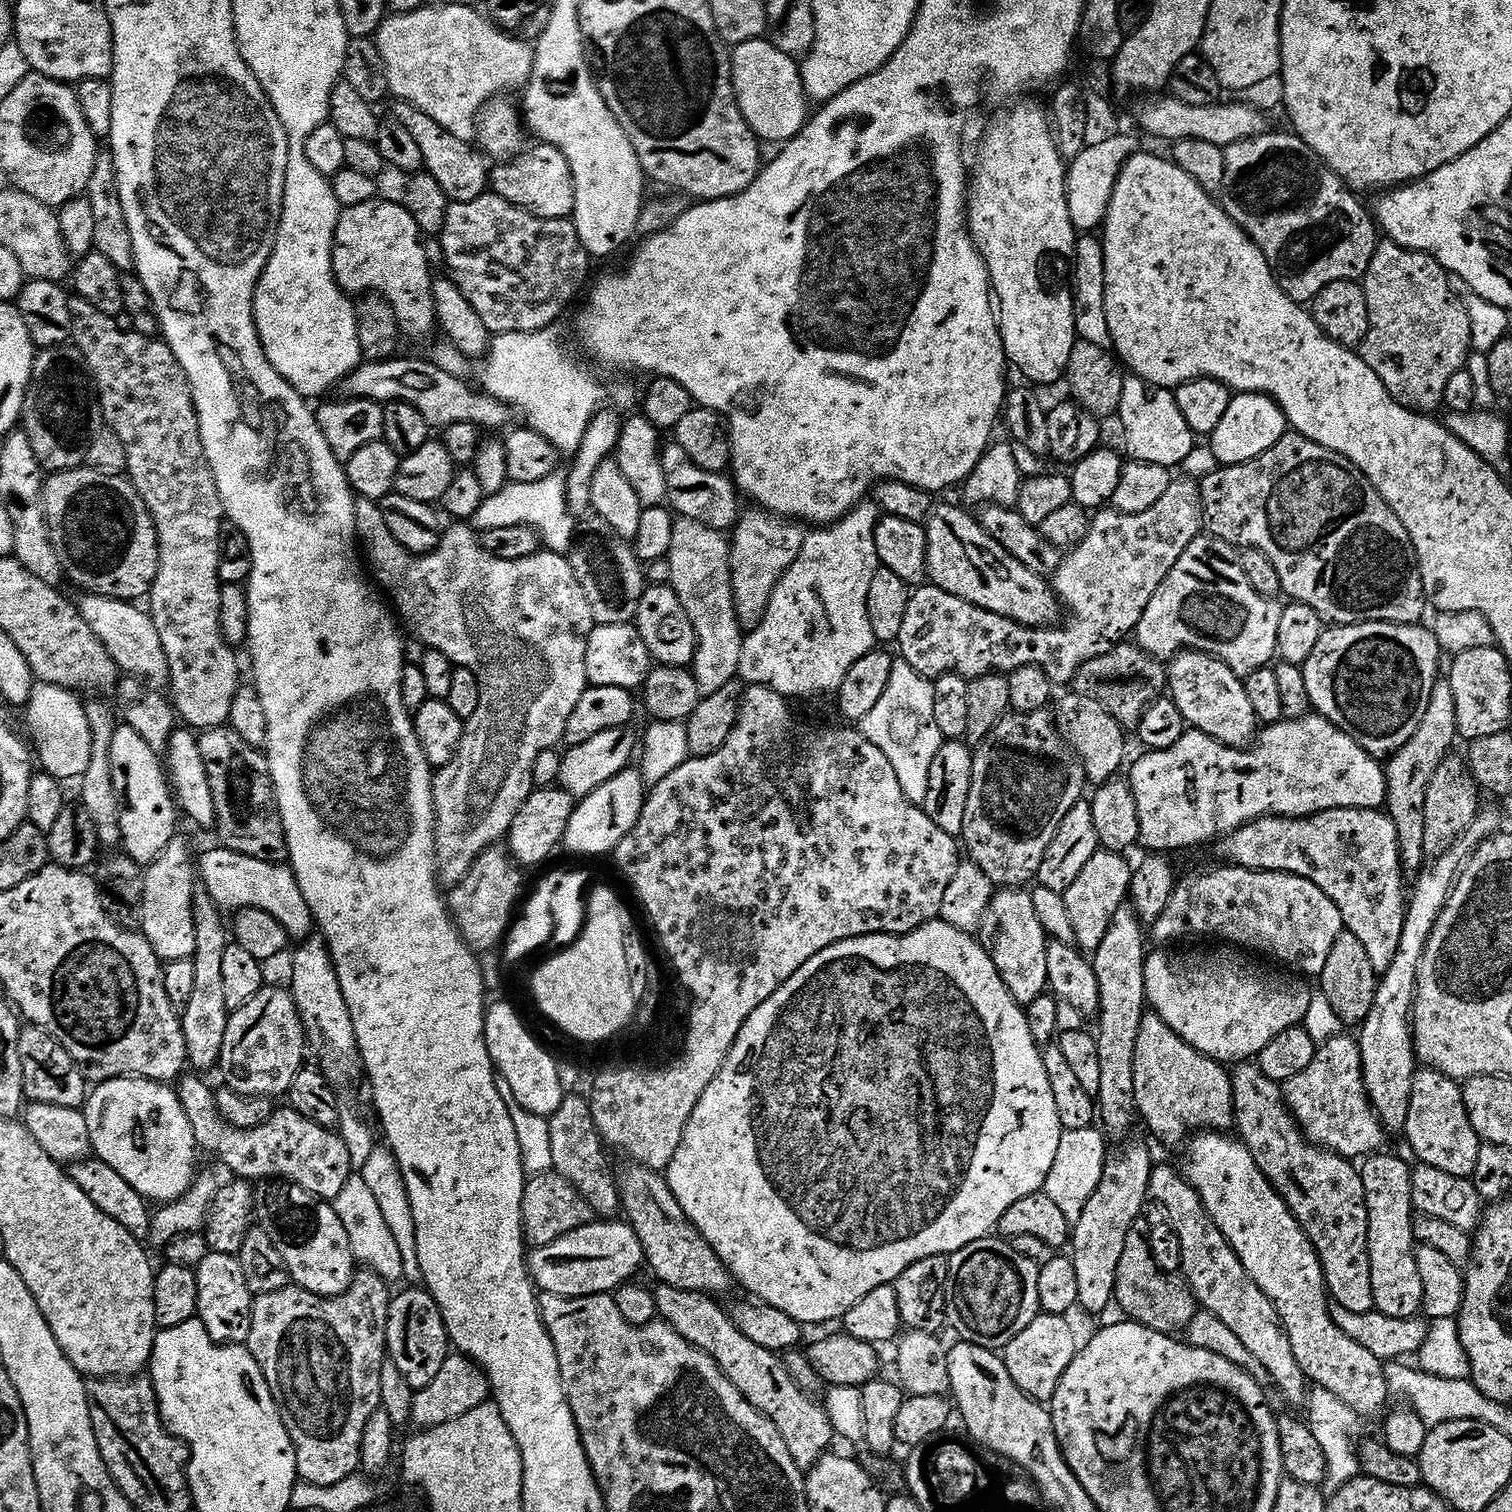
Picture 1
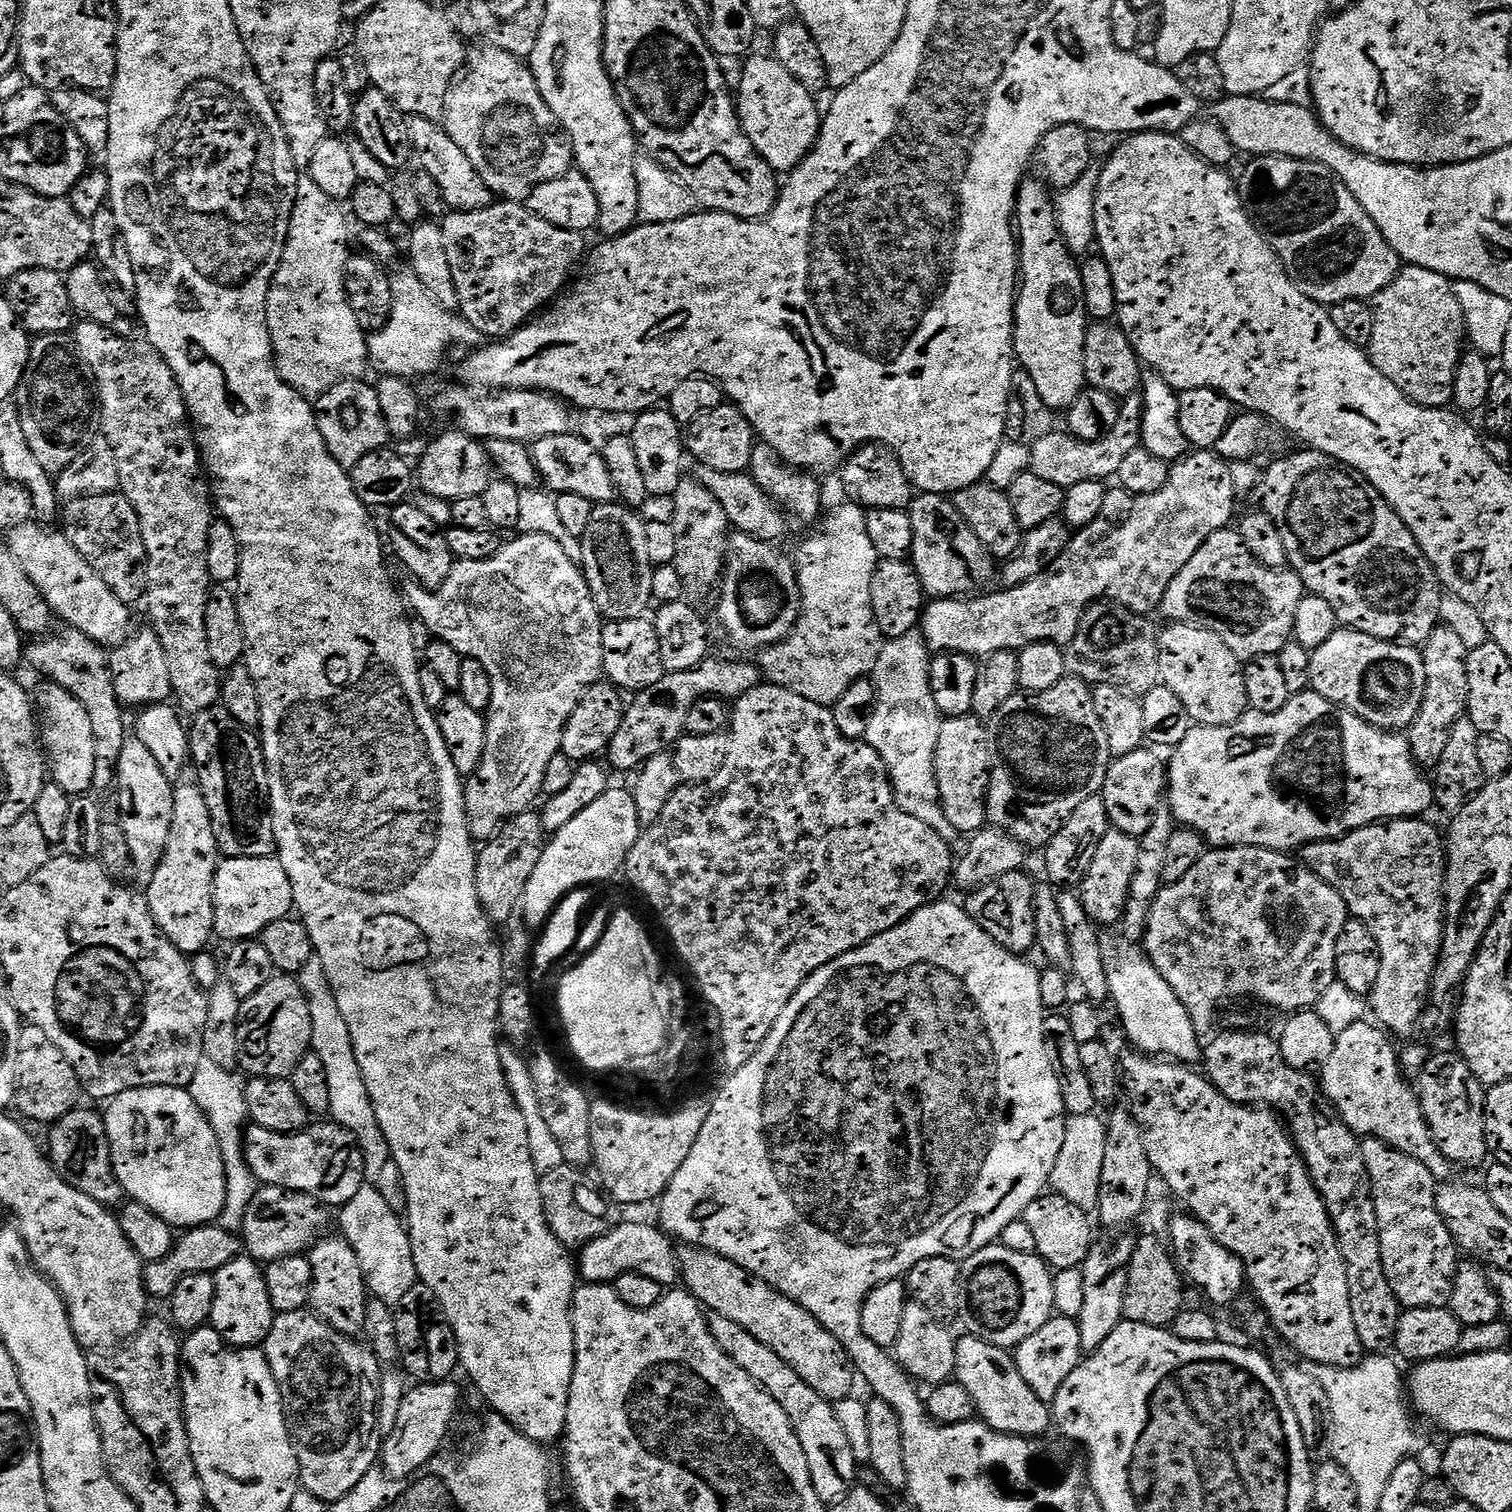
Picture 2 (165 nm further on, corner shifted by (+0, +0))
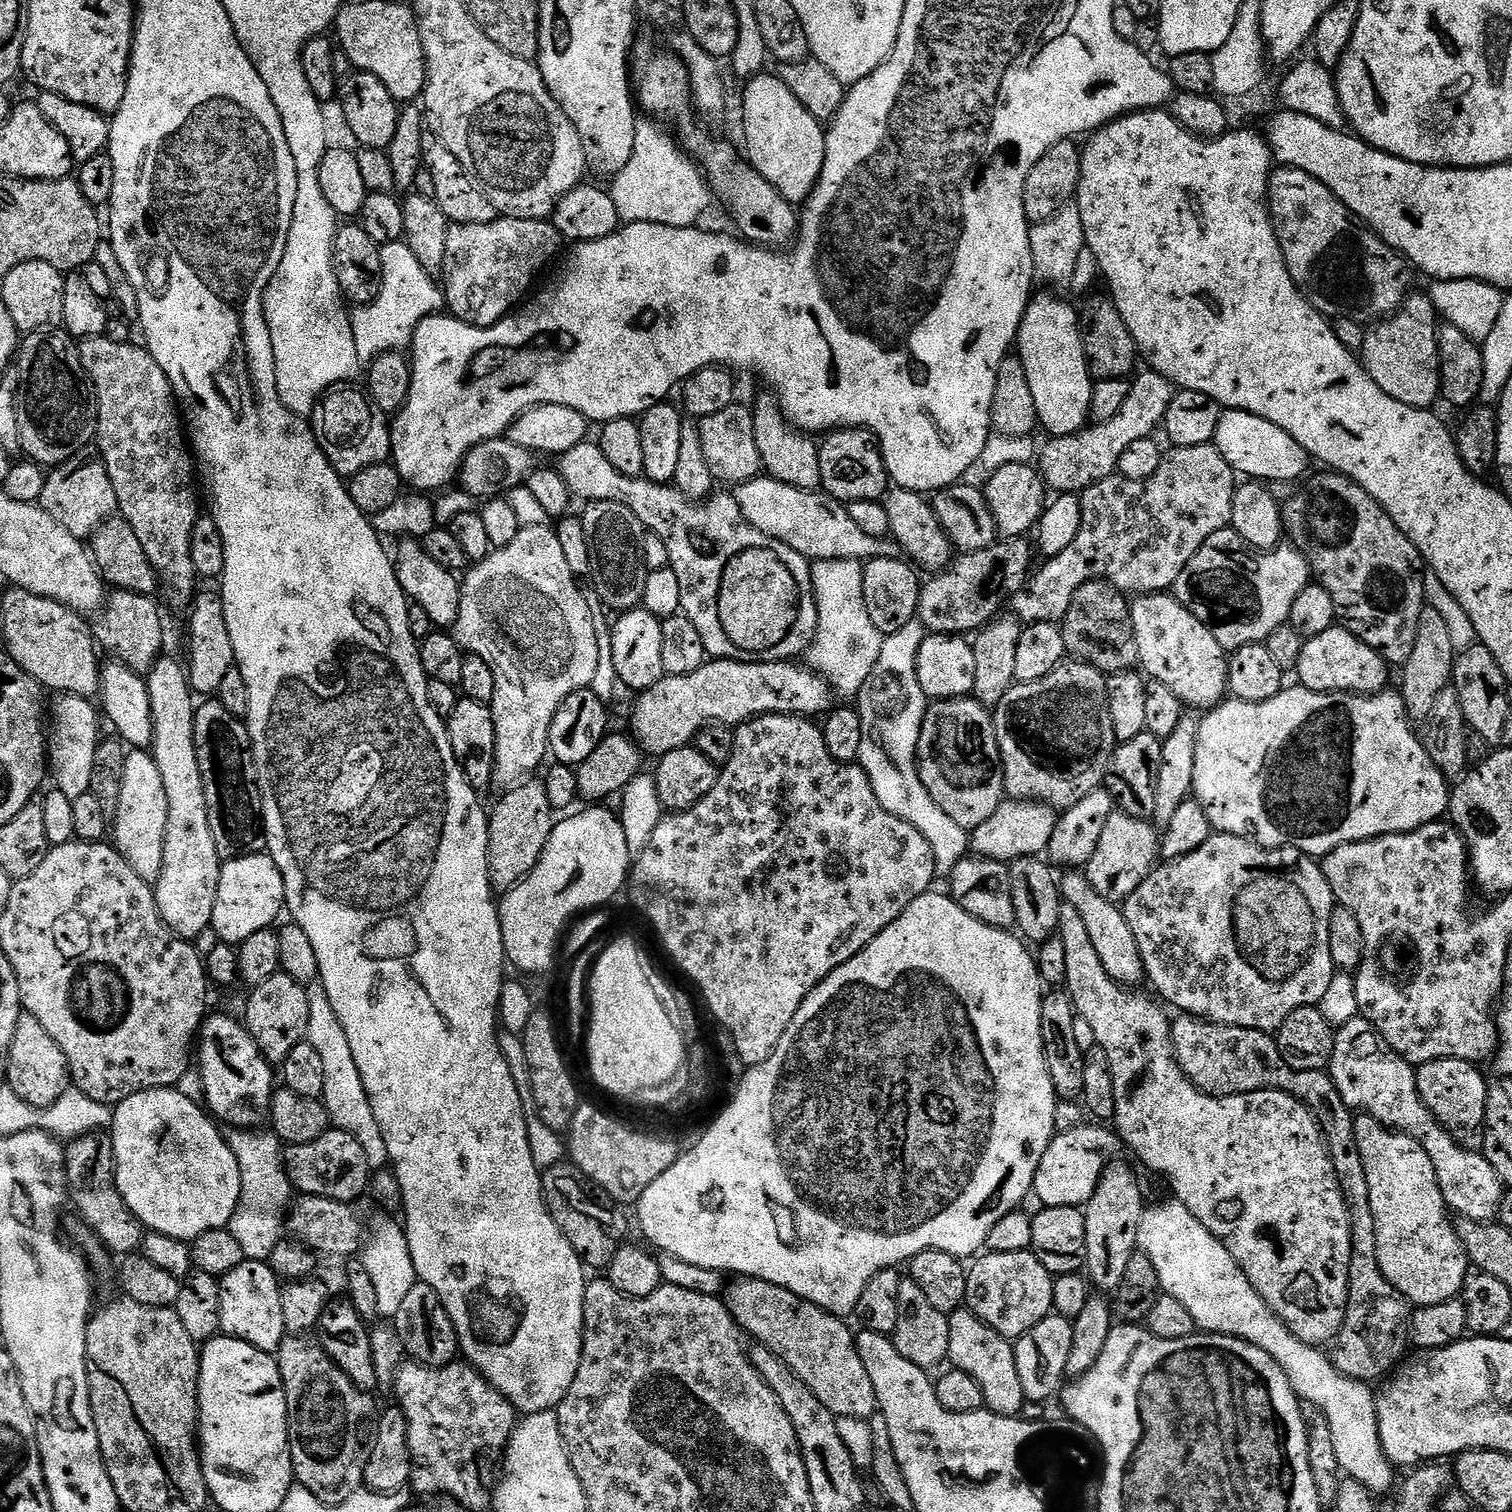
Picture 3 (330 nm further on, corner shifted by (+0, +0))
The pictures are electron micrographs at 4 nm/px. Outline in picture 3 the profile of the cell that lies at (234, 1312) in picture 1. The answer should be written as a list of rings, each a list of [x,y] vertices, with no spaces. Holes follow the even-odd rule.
[[[244,1260],[234,1270],[219,1277],[222,1310],[220,1332],[246,1342],[269,1354],[279,1353],[280,1344],[286,1339],[282,1322],[282,1280],[268,1262]]]

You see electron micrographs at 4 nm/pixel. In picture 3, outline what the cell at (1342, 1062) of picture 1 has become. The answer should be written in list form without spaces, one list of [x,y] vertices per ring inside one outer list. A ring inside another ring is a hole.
[[[1357,1018],[1339,1025],[1330,1075],[1348,1108],[1373,1116],[1379,1124],[1403,1132],[1405,1136],[1419,1139],[1426,1154],[1430,1154],[1430,1162],[1434,1162],[1434,1174],[1438,1174],[1442,1198],[1457,1217],[1481,1222],[1492,1222],[1499,1217],[1500,1204],[1506,1195],[1504,1181],[1484,1155],[1463,1148],[1436,1121],[1418,1094],[1416,1068],[1373,1030],[1369,1020]]]

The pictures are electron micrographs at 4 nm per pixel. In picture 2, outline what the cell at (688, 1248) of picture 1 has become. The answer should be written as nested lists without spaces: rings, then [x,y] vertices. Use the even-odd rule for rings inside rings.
[[[688,1250],[684,1257],[679,1257],[678,1264],[682,1269],[683,1287],[701,1306],[709,1313],[722,1318],[730,1318],[730,1322],[738,1322],[738,1326],[742,1326],[742,1330],[754,1334],[754,1338],[758,1338],[758,1342],[770,1346],[770,1350],[774,1350],[774,1354],[778,1354],[778,1358],[782,1358],[782,1362],[791,1366],[798,1374],[798,1378],[802,1378],[802,1382],[806,1382],[806,1386],[813,1388],[822,1399],[837,1402],[836,1400],[844,1400],[851,1394],[854,1372],[846,1359],[844,1349],[803,1306],[795,1304],[791,1296],[784,1296],[782,1293],[776,1292],[768,1284],[753,1278],[732,1260],[726,1260],[712,1252]]]

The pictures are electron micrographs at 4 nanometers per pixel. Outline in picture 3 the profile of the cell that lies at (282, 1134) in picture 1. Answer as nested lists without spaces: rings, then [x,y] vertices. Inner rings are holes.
[[[329,1130],[322,1133],[313,1144],[289,1147],[286,1152],[286,1164],[288,1177],[305,1196],[325,1196],[331,1200],[352,1202],[355,1201],[355,1196],[360,1196],[363,1192],[365,1195],[370,1188],[370,1169],[366,1162],[366,1150],[362,1150],[362,1146],[358,1146],[358,1138],[354,1138],[354,1134],[349,1132]]]

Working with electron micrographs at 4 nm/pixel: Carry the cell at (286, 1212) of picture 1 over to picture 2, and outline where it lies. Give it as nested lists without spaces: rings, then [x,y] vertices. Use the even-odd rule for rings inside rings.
[[[327,1239],[317,1240],[306,1256],[307,1264],[311,1269],[311,1283],[308,1289],[310,1308],[317,1312],[315,1315],[337,1337],[356,1338],[352,1336],[358,1335],[359,1332],[361,1335],[368,1323],[370,1296],[364,1286],[364,1275],[358,1266],[358,1258],[347,1240]]]

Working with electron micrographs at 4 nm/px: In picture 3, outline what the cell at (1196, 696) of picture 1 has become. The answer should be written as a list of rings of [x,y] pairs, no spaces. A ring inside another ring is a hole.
[[[1137,595],[1130,604],[1130,631],[1139,667],[1151,679],[1162,682],[1162,686],[1170,686],[1189,709],[1211,710],[1225,699],[1229,661],[1226,650],[1211,630],[1198,622],[1198,618],[1194,618],[1192,611],[1175,595]]]

